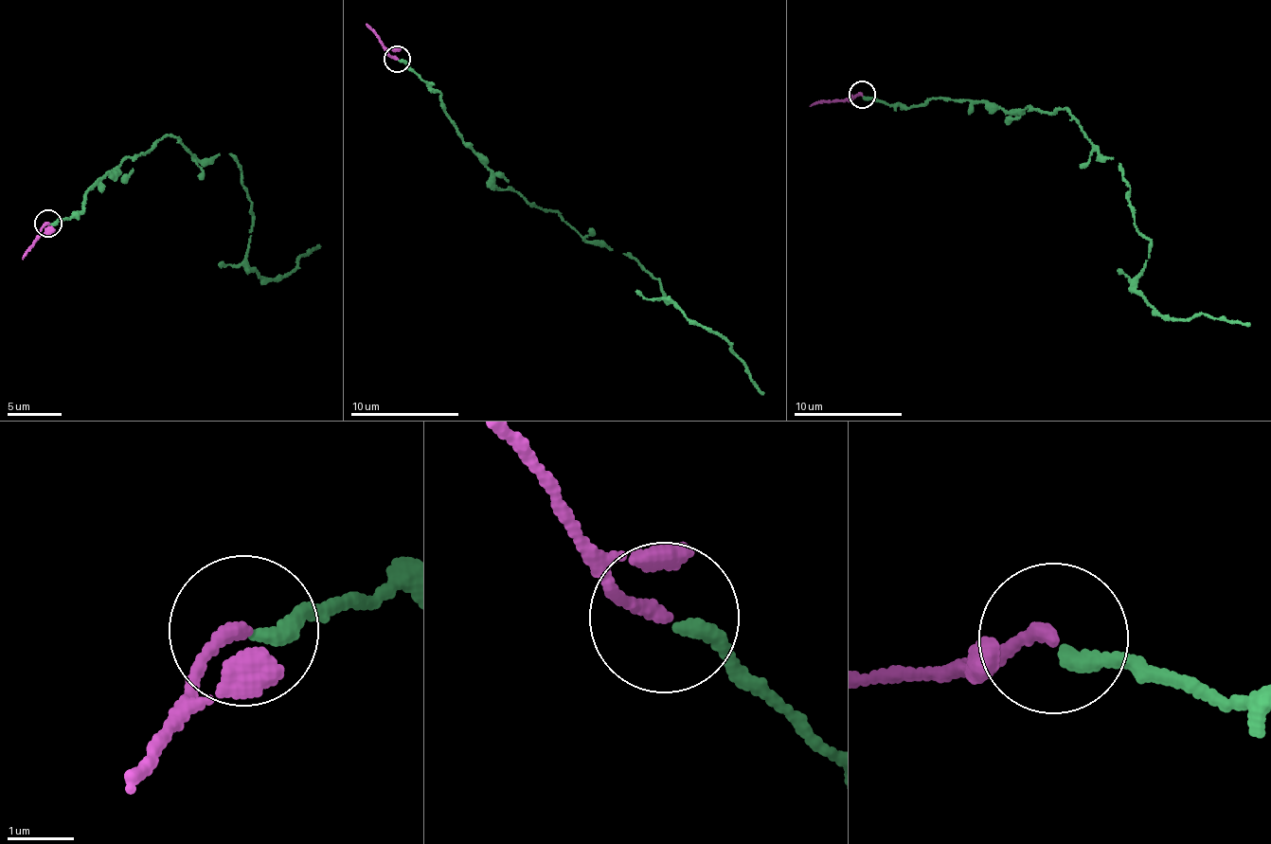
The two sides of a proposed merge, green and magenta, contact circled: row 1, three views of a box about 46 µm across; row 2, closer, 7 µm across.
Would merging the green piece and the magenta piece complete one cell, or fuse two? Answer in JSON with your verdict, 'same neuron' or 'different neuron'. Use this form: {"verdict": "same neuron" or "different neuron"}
{"verdict": "same neuron"}

